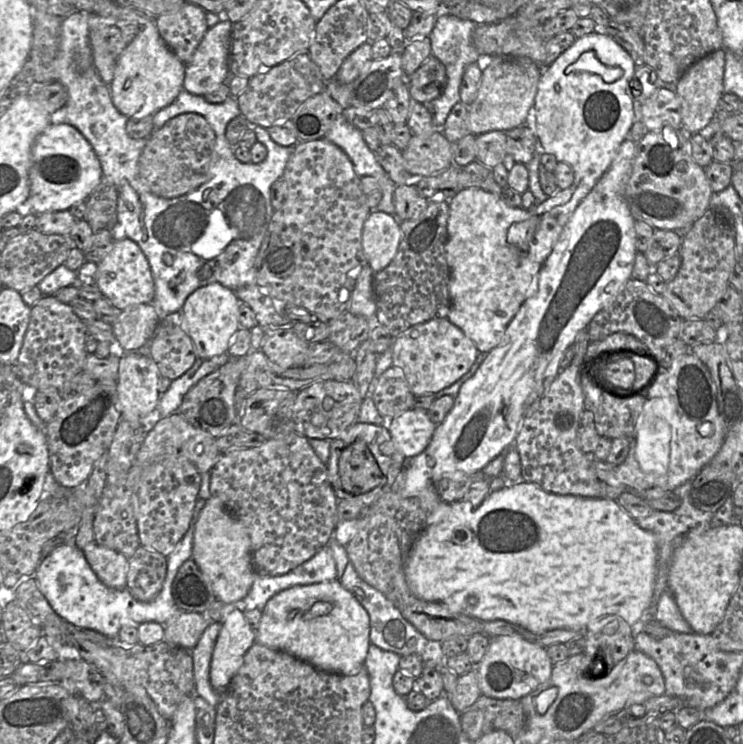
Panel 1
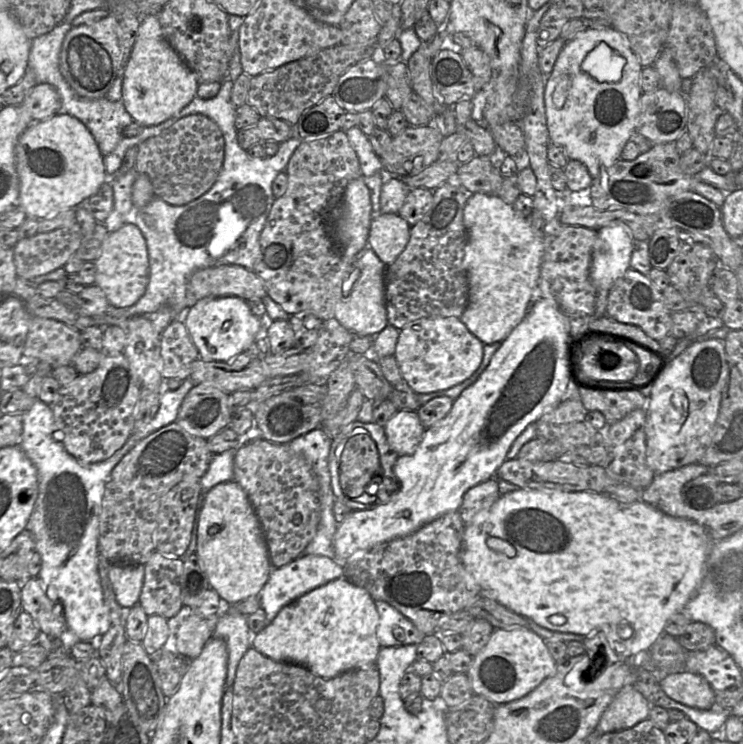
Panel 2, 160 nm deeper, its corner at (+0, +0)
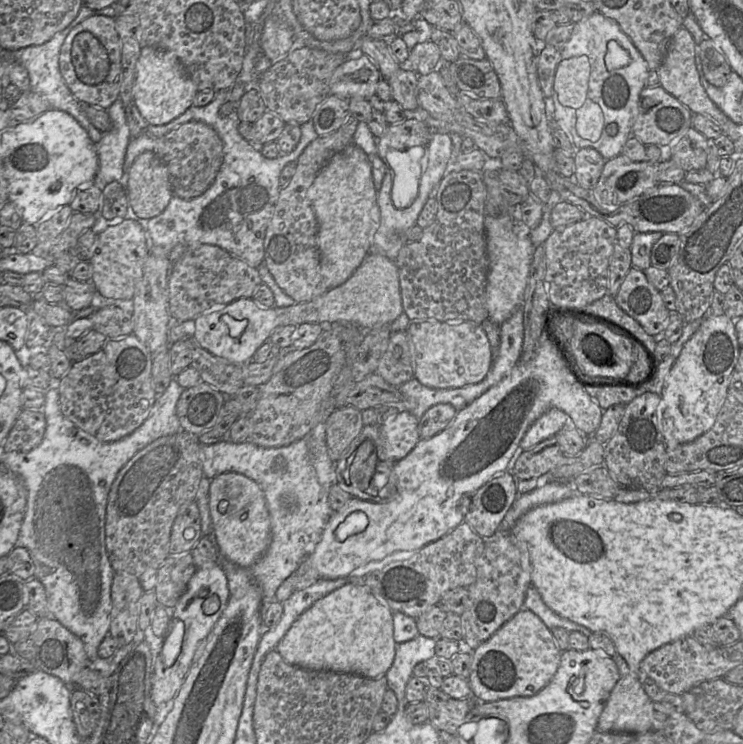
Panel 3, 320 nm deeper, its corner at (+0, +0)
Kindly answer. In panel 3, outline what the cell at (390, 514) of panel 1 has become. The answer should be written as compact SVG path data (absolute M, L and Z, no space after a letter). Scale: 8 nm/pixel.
M463 521L447 535L427 544L411 557L361 576L349 575L347 580L354 586L369 588L393 612L404 613L416 620L425 611L437 605L448 590L468 587L475 581L478 560L484 549L484 538Z

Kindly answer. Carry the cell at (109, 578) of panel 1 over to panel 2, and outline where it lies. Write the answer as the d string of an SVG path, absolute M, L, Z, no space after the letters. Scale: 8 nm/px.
M113 564L109 569L109 579L117 602L125 608L132 608L139 602L144 582L144 565Z

